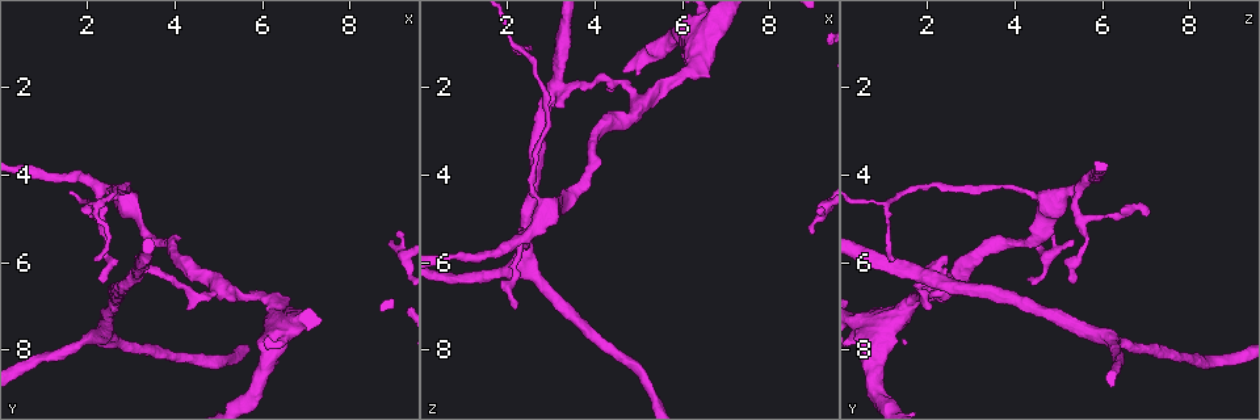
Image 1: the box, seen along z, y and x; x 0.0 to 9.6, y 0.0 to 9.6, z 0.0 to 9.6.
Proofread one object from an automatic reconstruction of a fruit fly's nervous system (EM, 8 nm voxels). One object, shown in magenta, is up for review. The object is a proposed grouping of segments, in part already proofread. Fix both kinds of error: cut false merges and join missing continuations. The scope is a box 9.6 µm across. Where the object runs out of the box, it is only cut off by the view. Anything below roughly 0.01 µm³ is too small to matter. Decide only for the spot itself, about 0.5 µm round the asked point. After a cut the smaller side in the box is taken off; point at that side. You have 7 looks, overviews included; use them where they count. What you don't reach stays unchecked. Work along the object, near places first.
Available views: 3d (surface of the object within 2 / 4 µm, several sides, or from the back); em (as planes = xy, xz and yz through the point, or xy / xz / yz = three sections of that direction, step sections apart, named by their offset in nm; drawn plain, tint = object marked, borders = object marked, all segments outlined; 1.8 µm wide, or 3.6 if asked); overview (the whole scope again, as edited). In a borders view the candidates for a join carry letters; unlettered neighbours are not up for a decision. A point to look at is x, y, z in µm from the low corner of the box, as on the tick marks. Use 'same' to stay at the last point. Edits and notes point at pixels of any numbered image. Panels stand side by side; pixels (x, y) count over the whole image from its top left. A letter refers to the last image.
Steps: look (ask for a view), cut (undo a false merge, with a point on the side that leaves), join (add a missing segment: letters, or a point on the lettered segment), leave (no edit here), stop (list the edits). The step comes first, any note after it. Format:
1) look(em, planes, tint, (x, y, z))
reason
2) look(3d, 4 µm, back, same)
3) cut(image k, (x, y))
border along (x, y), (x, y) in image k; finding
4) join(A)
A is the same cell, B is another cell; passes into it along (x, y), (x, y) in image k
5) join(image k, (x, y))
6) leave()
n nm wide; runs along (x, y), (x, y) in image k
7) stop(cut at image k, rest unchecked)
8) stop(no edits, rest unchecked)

look(3d, 4 µm, (9.00, 5.50, 5.30))
thin end

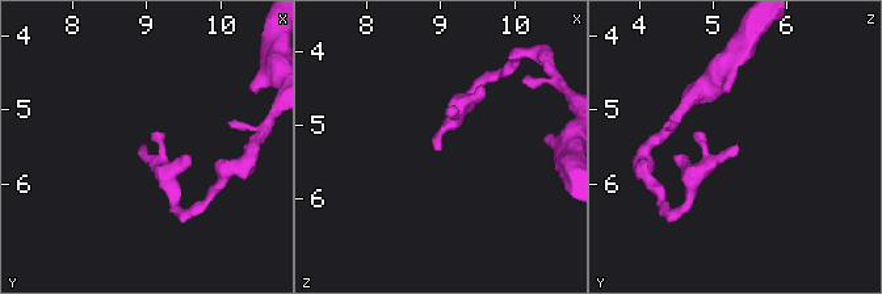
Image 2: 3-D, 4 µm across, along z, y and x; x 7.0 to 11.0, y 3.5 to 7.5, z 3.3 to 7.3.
look(em, xy, step 16, borders, (9.00, 5.45, 5.35))
shape alone is not enough

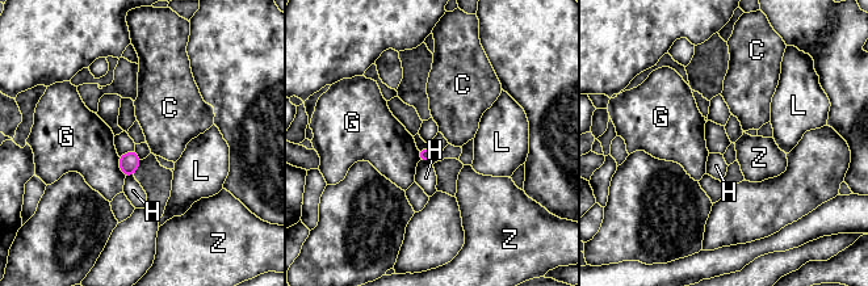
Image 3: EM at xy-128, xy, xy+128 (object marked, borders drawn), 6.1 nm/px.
leave()
G touches over 140 nm; C, G, H, L and Z are other cells; none of them fits

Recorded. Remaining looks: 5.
look(em, planes, borders, (3.20, 6.25, 1.85))
branch point

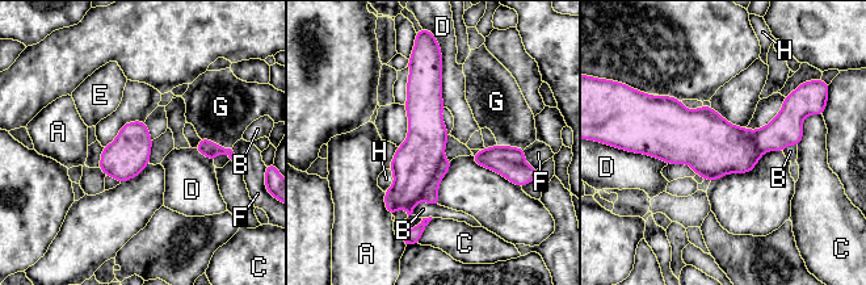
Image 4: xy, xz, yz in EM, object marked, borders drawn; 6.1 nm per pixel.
cut(image 4, (415, 163))
D touches over 320 nm; A, B, C, D, E, F, G and H are other cells; the part that leaves runs along (427, 68), (424, 150), (391, 210) in image 4; a second neuron is stuck on

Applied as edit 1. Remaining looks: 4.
look(3d, 4 µm, (2.20, 4.85, 7.10))
thin end

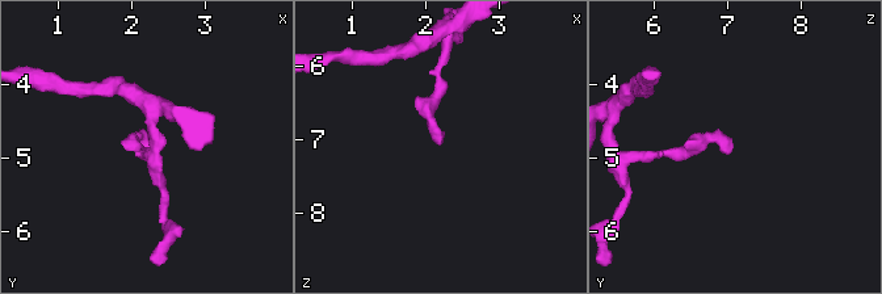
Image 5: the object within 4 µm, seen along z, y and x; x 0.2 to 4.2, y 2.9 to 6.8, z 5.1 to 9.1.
look(em, xy, step 16, tint, (2.20, 4.85, 7.10))
now the EM

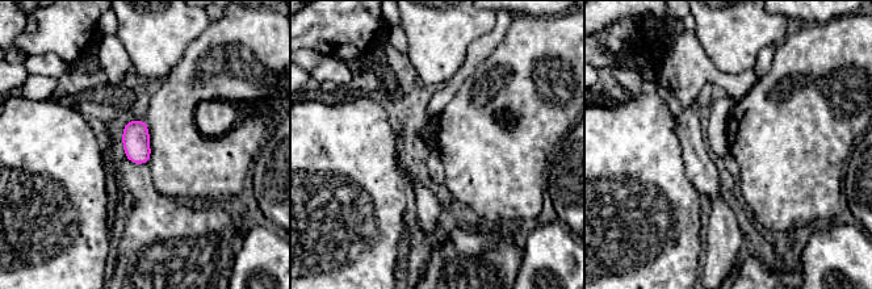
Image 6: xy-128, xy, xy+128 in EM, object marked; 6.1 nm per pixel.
look(em, planes, borders, same)

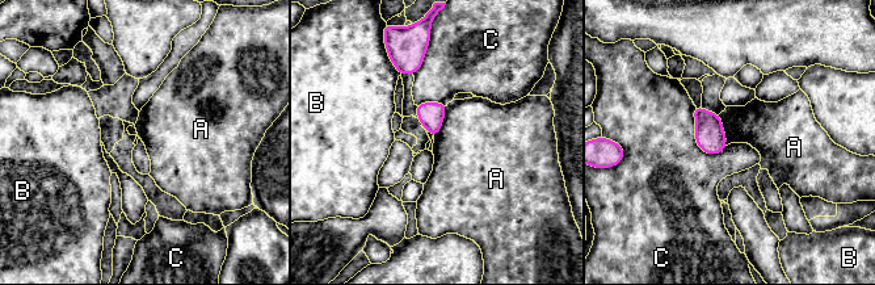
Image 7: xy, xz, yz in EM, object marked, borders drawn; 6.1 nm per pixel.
leave()
160 nm wide; C touches over 340 nm; A, B and C are other cells; no lettered segment goes on from it

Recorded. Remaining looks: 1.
stop(cut at image 4, rest unchecked)

